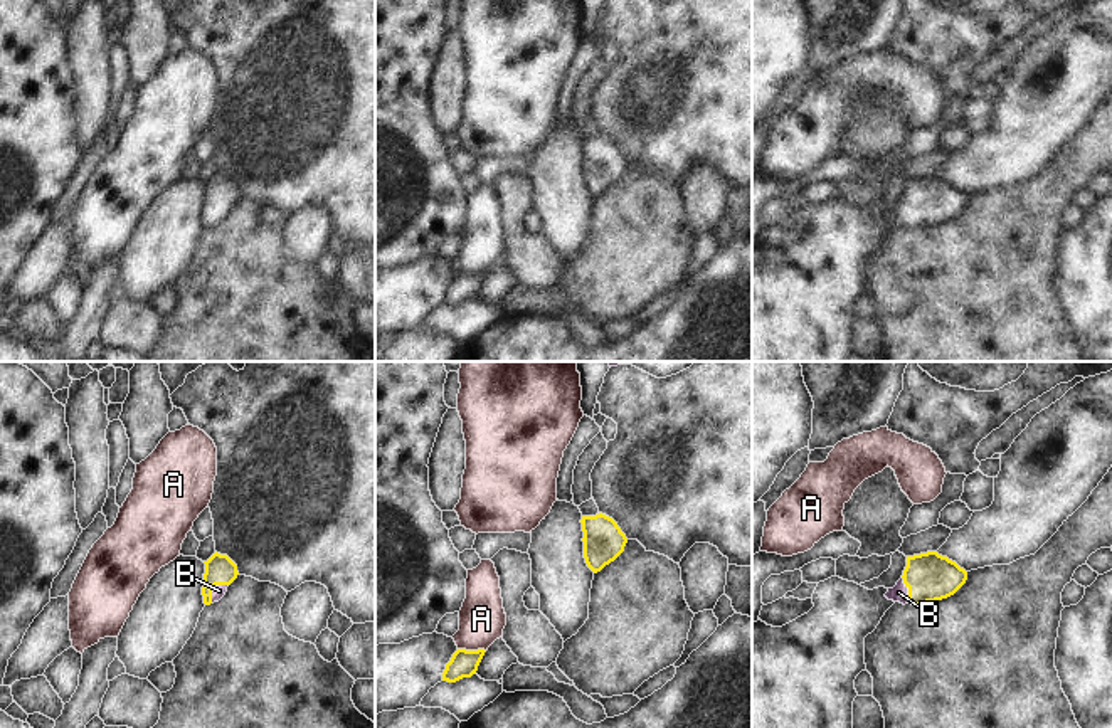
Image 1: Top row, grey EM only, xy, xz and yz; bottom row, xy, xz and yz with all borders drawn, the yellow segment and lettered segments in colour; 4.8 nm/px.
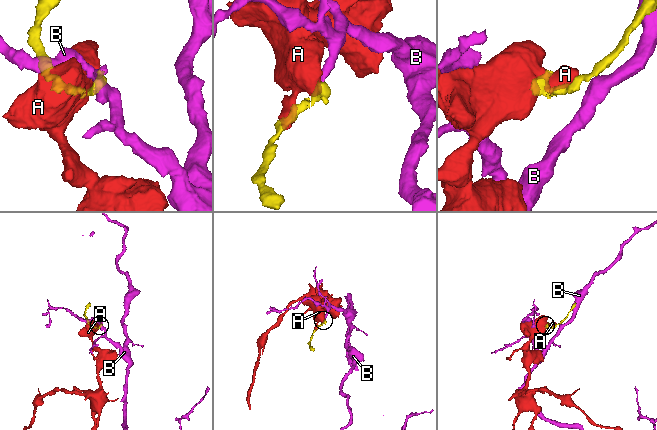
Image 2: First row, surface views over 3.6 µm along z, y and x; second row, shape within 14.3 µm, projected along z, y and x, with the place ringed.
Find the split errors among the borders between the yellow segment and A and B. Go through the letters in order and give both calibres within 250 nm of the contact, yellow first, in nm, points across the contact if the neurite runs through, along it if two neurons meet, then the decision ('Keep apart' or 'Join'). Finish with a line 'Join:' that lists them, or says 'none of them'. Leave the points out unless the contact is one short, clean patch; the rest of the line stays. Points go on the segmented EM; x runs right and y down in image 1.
A: Thickness 130 nm (yellow) against 220 nm. Boundary: xz (458, 648), (485, 651). Keep apart
B: Thickness 140 nm (yellow) against 60 nm. Path across: xy (219, 569), (211, 589), (219, 590). Join
Join: B.

